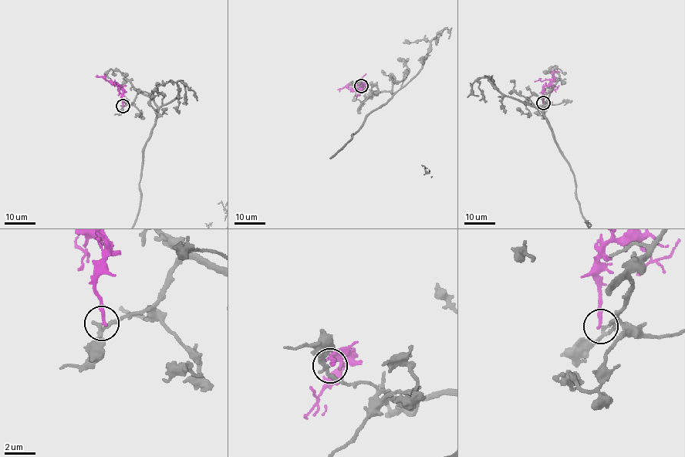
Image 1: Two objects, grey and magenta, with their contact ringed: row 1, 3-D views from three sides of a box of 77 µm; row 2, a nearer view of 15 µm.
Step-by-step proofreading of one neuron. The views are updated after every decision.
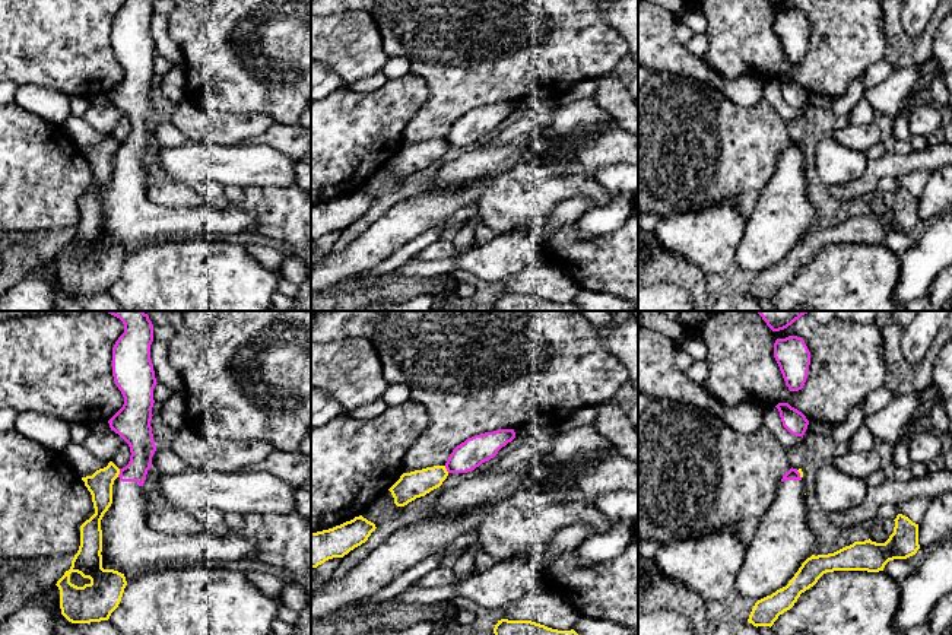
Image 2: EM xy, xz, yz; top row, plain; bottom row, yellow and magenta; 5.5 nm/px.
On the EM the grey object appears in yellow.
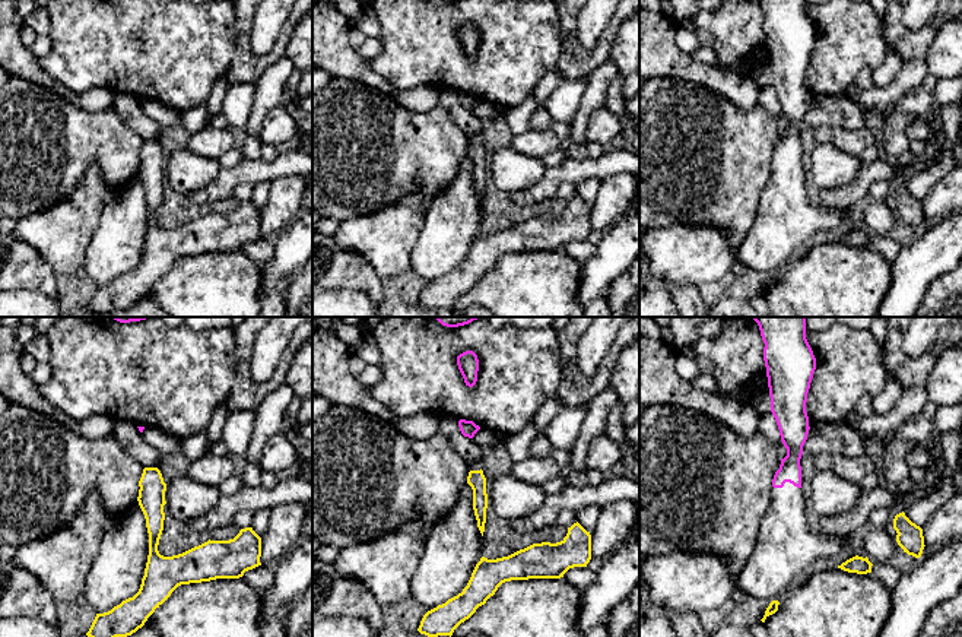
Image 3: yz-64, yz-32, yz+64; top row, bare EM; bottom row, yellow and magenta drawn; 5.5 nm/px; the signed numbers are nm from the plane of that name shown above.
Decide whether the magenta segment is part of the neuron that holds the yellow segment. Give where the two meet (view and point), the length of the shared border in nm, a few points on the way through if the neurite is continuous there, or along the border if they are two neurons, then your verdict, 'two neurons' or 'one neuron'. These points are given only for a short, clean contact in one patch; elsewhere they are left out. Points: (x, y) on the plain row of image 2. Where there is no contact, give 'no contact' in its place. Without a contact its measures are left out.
xy (118, 146) | 50 nm | along xy (120, 142), (117, 149) | two neurons

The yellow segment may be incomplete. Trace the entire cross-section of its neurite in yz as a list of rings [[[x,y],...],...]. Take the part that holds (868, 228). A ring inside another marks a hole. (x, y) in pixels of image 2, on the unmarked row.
[[[898,187],[894,194],[894,206],[885,216],[876,216],[869,212],[854,215],[834,226],[807,231],[786,260],[755,276],[748,295],[756,301],[771,301],[778,289],[790,283],[800,267],[813,260],[826,245],[879,245],[883,244],[889,234],[907,232],[915,228],[920,222],[918,197],[902,187]]]

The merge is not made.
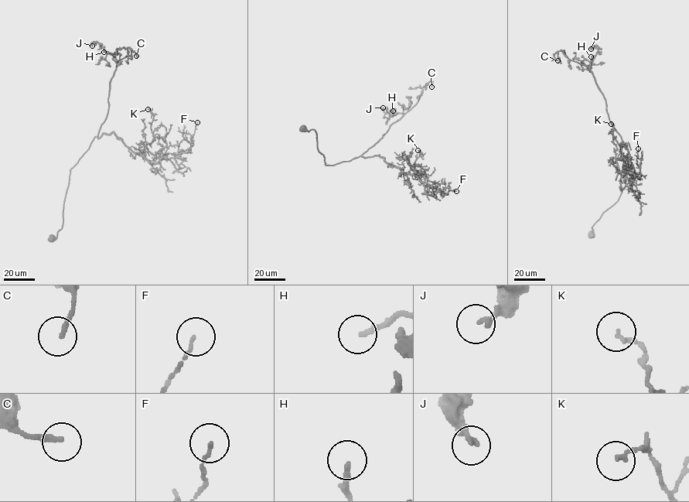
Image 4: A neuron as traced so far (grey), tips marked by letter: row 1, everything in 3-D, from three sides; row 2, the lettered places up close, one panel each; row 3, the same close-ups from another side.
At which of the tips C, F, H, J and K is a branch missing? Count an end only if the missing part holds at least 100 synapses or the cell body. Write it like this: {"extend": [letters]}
{"extend": []}

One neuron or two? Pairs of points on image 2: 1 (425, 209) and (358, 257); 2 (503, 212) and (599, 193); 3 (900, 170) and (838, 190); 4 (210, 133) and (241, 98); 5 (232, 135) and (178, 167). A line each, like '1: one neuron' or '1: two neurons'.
1: one neuron
2: one neuron
3: one neuron
4: two neurons
5: two neurons

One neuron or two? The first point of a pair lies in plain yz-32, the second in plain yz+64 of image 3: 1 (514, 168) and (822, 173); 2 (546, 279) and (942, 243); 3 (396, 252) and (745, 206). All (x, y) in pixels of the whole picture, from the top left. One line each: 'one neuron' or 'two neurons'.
1: one neuron
2: two neurons
3: two neurons

